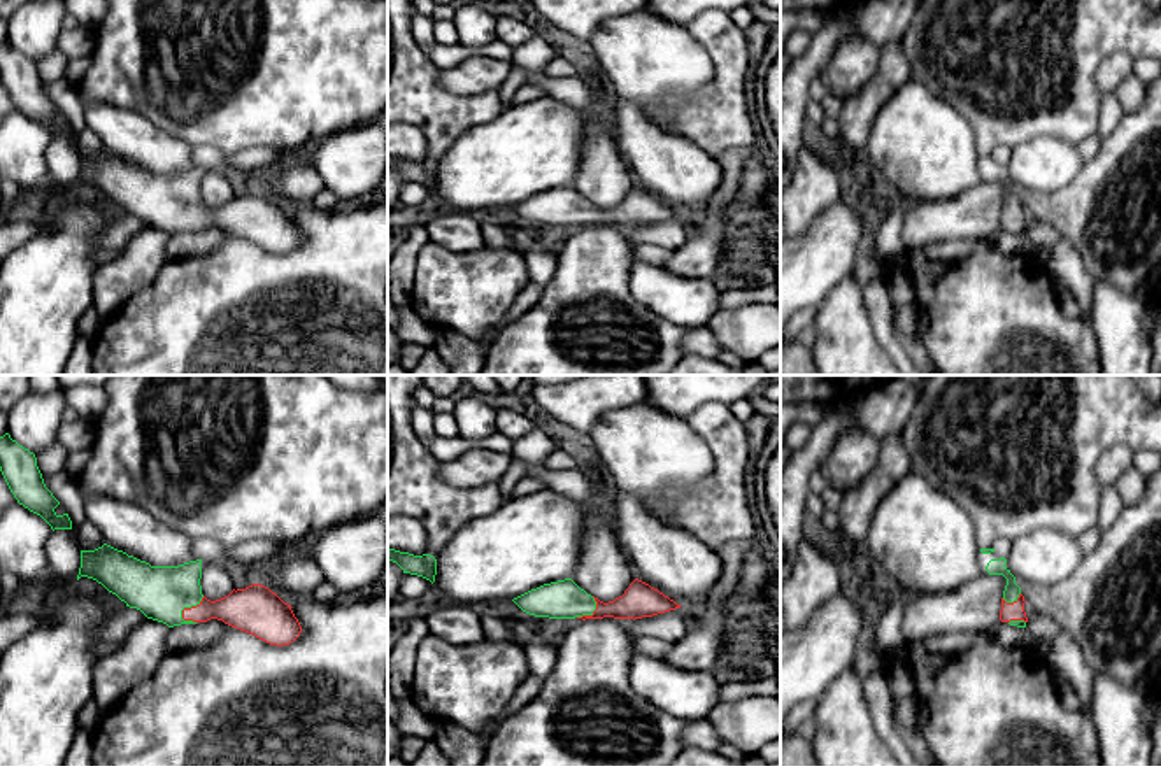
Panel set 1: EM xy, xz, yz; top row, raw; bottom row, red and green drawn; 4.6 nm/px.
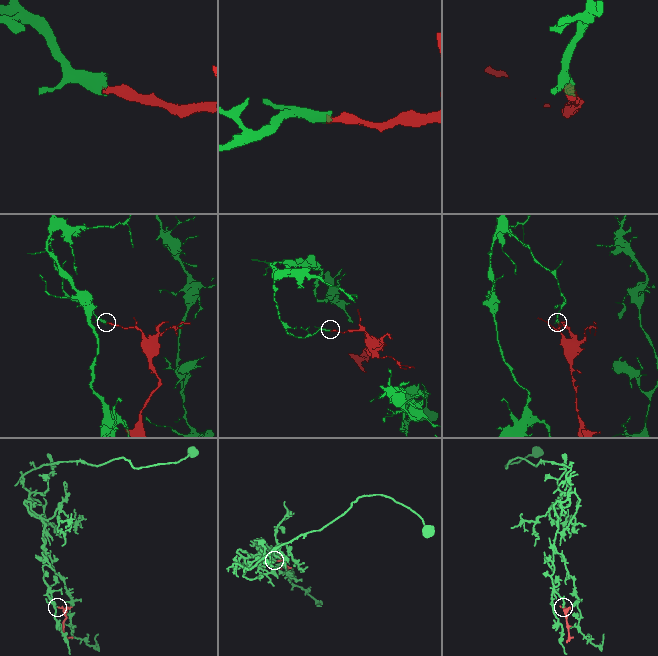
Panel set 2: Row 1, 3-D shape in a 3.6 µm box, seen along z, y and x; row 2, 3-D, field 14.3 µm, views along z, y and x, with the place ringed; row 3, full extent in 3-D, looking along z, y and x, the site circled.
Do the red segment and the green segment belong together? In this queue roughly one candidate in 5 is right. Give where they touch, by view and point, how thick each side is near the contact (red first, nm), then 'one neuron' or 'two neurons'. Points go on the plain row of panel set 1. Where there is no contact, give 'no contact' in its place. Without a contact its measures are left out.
xy (188, 216) | 190/240 nm | one neuron

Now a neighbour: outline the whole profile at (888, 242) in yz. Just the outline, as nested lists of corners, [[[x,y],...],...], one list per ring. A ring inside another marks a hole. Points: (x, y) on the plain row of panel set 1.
[[[900,205],[891,209],[884,216],[884,221],[880,223],[880,228],[873,242],[873,247],[889,261],[893,261],[901,251],[905,251],[901,240],[903,216],[905,210]]]

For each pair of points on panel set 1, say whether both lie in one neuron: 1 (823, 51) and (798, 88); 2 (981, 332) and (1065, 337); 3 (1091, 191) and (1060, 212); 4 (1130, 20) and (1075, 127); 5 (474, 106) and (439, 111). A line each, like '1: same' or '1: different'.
1: same
2: same
3: same
4: same
5: same

